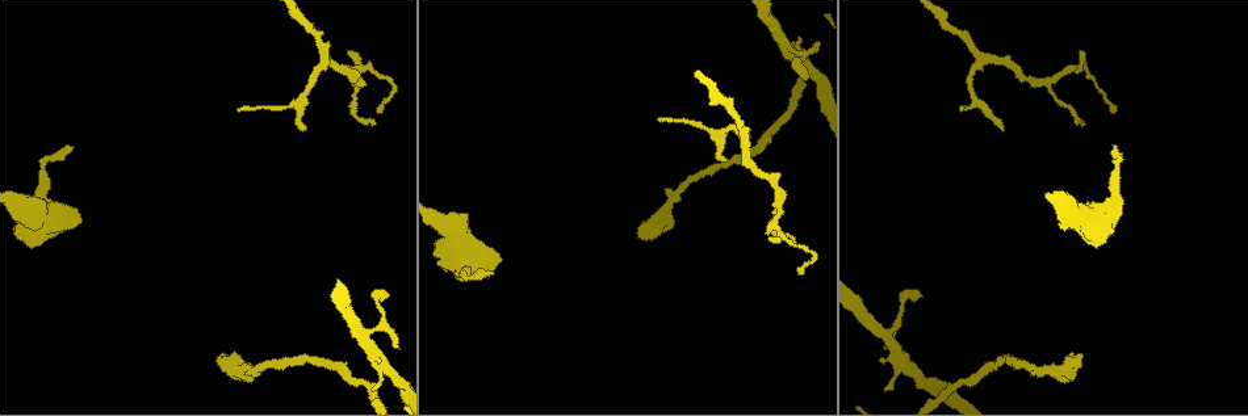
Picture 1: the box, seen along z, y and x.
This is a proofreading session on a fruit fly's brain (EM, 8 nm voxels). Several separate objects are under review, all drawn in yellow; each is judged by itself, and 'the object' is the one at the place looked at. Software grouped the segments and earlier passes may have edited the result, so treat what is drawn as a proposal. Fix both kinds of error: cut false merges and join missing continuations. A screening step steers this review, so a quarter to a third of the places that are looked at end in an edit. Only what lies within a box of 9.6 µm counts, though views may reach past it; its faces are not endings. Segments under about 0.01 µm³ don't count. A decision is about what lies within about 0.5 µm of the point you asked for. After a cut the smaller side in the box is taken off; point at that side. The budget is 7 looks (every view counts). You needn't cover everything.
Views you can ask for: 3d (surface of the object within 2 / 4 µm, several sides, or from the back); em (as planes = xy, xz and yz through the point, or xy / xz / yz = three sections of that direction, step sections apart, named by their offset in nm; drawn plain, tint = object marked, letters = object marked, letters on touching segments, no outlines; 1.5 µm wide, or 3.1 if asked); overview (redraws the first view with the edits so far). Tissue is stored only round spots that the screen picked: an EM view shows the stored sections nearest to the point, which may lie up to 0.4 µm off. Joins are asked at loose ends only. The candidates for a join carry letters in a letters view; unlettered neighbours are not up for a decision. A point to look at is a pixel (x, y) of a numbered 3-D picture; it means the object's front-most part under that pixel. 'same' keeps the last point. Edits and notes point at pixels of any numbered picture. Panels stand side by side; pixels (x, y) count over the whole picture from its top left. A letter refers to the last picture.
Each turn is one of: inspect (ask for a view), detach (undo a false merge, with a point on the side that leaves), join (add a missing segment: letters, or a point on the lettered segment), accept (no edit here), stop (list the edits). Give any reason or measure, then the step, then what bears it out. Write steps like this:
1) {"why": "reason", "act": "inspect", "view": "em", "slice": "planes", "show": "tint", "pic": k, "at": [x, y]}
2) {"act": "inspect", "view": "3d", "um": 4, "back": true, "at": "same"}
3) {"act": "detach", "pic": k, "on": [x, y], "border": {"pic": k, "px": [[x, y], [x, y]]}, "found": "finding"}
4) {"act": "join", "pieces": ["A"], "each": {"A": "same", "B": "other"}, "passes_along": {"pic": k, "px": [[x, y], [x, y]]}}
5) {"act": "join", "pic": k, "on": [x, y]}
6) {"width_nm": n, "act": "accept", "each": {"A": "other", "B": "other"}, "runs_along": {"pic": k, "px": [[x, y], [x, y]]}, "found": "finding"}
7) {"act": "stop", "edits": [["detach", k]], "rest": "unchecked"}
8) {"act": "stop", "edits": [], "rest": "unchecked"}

{"act": "inspect", "view": "em", "slice": "planes", "show": "letters", "pic": 1, "at": [778, 203]}

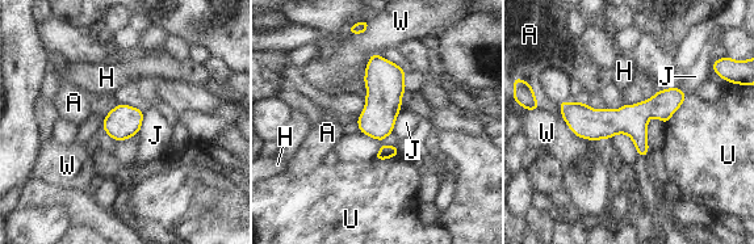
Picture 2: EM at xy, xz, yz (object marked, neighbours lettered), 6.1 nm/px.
{"act": "accept", "each": {"A": "other", "H": "other", "J": "other", "U": "other", "W": "other"}, "runs_along": {"pic": 2, "px": [[681, 95], [632, 120], [562, 106]]}, "found": "all the same neuron"}

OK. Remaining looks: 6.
{"why": "an open end", "act": "inspect", "view": "3d", "um": 2, "back": true, "pic": 1, "at": [70, 146]}

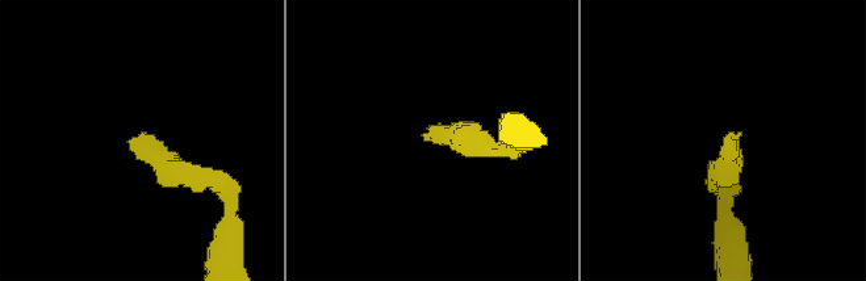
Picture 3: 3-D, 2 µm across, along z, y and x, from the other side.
{"why": "shape alone is not enough", "act": "inspect", "view": "em", "slice": "xz", "step": 8, "show": "letters", "pic": 3, "at": [131, 138]}

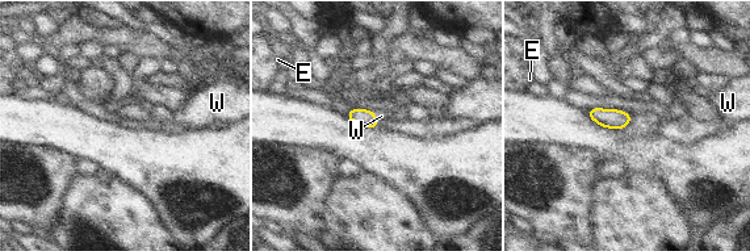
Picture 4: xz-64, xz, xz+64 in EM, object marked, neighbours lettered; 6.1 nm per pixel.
{"width_nm": 100, "act": "join", "pieces": ["W"], "each": {"E": "other", "W": "same"}, "passes_along": {"pic": 4, "px": [[363, 117], [376, 117], [381, 116]]}, "found": "it goes on there"}

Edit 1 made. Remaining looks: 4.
{"why": "thin end", "act": "inspect", "view": "3d", "um": 2, "pic": 1, "at": [807, 77]}

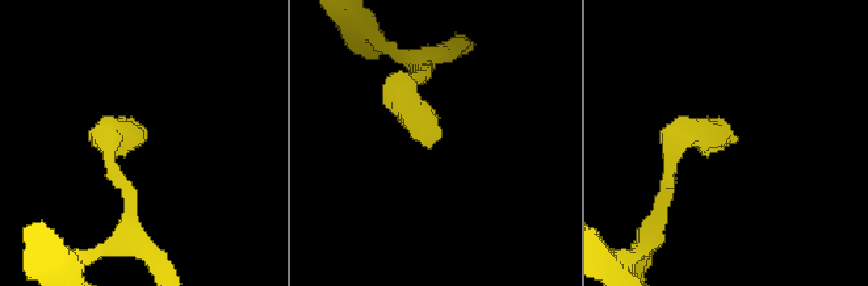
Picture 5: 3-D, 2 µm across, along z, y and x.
{"why": "now the EM", "act": "inspect", "view": "em", "slice": "yz", "step": 8, "show": "tint", "pic": 5, "at": [141, 141]}

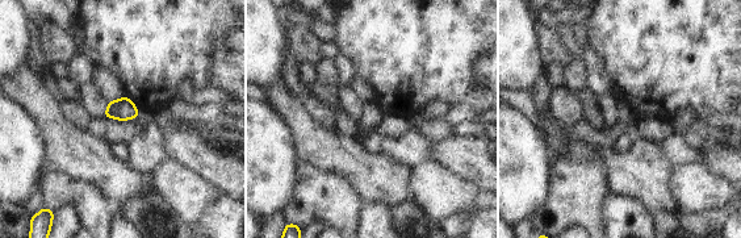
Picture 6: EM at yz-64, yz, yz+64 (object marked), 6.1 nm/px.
{"why": "another direction", "act": "inspect", "view": "em", "slice": "planes", "show": "letters", "at": "same"}

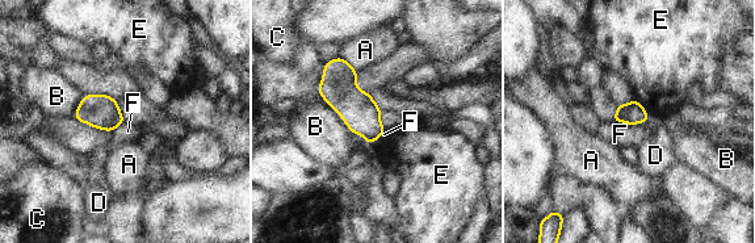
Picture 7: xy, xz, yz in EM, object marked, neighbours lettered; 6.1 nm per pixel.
{"width_nm": 140, "act": "accept", "each": {"A": "other", "B": "other", "C": "other", "D": "other", "E": "other", "F": "other"}, "border": {"pic": 7, "px": [[649, 117], [634, 124], [612, 122]]}, "found": "none of them fits"}

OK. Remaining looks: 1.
{"act": "stop", "edits": [["join", 4]], "rest": "unchecked"}

